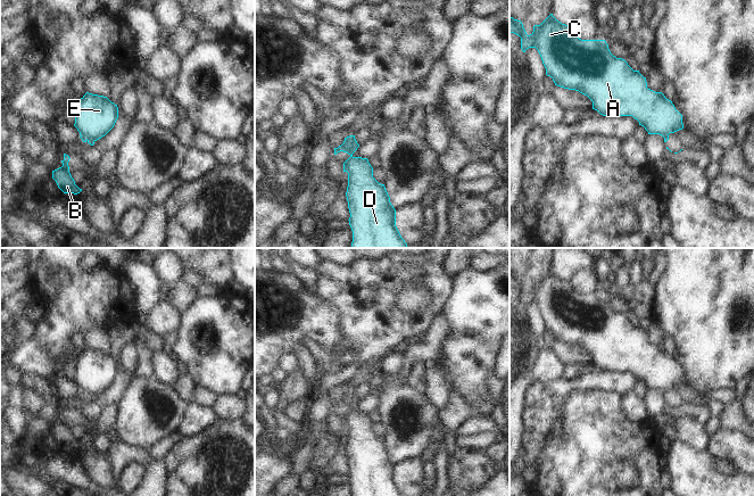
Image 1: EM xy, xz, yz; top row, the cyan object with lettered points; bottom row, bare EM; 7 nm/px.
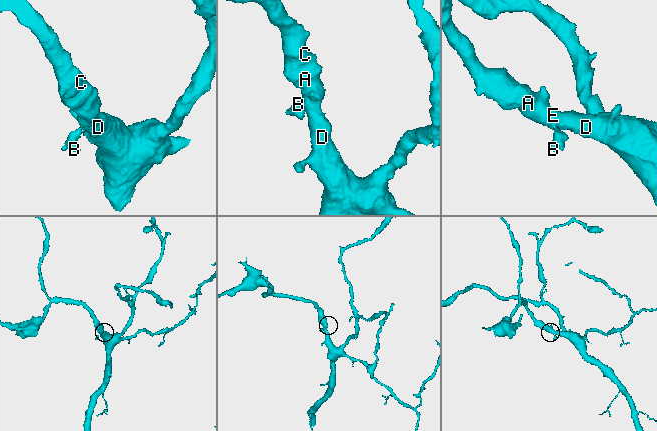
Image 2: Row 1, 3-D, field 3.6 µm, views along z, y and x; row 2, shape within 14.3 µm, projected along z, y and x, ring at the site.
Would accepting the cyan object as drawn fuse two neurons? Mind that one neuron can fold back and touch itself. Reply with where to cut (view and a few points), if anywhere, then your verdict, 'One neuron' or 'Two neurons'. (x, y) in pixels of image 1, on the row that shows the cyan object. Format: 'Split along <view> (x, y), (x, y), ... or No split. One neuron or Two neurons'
Split along xy (81, 135), (86, 135), (93, 141). Two neurons.

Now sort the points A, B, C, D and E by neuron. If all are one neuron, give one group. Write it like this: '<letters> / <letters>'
A C D E / B

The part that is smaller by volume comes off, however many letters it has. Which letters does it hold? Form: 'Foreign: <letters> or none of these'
Foreign: B

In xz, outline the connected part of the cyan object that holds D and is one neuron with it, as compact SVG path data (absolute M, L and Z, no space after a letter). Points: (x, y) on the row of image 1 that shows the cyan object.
M355 135L345 138L343 143L338 147L350 156L343 163L343 172L348 173L346 197L350 213L348 221L353 231L351 248L407 248L396 226L396 209L390 202L384 184L373 177L373 167L367 158L353 156L358 147Z

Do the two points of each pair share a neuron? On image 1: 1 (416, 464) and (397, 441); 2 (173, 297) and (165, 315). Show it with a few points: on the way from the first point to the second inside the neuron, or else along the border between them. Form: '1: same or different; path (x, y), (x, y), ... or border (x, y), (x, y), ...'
1: different; border (422, 456), (402, 461), (396, 465)
2: different; border (165, 299), (183, 314)

